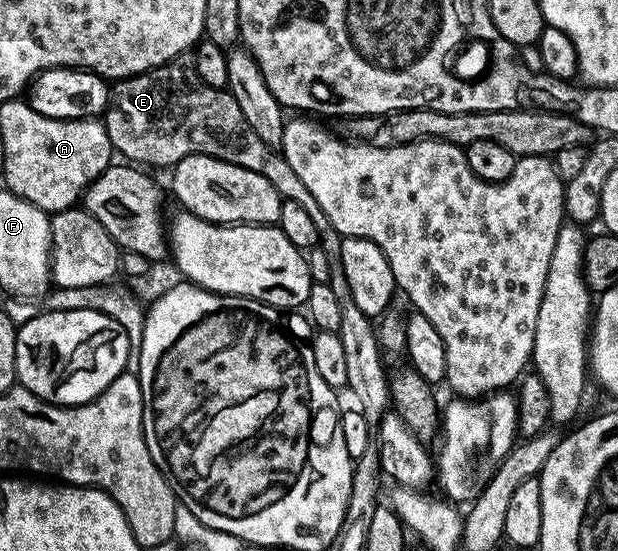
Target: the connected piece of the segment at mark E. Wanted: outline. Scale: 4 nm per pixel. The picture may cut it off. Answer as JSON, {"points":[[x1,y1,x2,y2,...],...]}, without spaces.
{"points":[[179,57,139,75,130,75,113,84,110,106,104,116,111,148,123,160,134,165,173,169,189,155,207,155,268,177,283,200,291,199,312,216,320,240,320,250,328,257,329,288,335,294,340,309,340,329,337,331,348,356,346,387,354,394,357,410,371,425,381,423,390,402,390,379,382,368,383,352,378,346,378,332,371,316,360,313,353,300,343,265,342,240,344,236,328,221,328,213,320,209,316,197,308,193,304,181,296,177,292,165,277,151,266,147,259,134,248,125,234,96,221,87,208,85,196,73,193,58]]}

